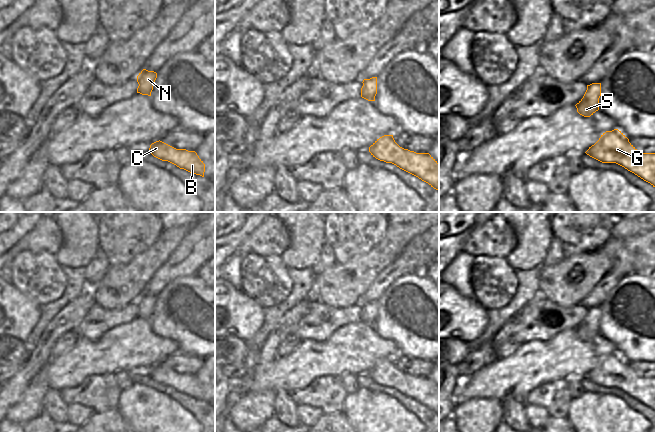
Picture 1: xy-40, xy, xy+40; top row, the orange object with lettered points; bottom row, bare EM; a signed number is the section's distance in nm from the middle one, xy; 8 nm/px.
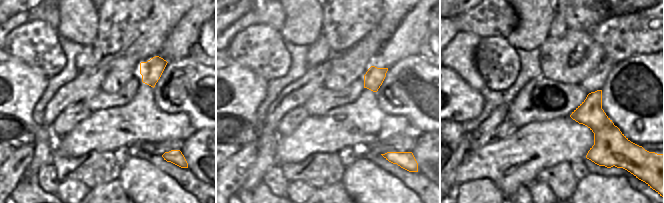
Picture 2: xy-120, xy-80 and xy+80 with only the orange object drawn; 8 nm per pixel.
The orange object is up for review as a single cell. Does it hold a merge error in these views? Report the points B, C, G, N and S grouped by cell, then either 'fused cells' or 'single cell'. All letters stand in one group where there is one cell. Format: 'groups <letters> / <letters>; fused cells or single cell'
groups B C G N S; single cell

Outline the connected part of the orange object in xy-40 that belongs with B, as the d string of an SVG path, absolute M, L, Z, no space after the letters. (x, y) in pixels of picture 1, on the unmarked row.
M160 364L152 367L149 374L154 381L162 385L168 385L180 393L204 401L205 388L195 375L176 373Z

